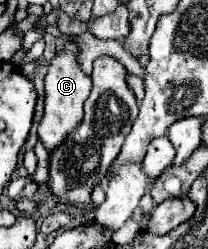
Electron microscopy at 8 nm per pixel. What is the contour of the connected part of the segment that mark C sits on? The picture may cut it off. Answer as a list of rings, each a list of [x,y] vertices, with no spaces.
[[[66,42],[52,58],[52,62],[48,66],[48,74],[44,76],[46,96],[44,96],[44,116],[38,124],[38,136],[46,144],[48,152],[52,152],[60,142],[64,142],[68,132],[72,132],[80,124],[82,104],[92,90],[90,76],[84,74],[78,64],[78,52],[80,52],[80,48],[74,42]]]

